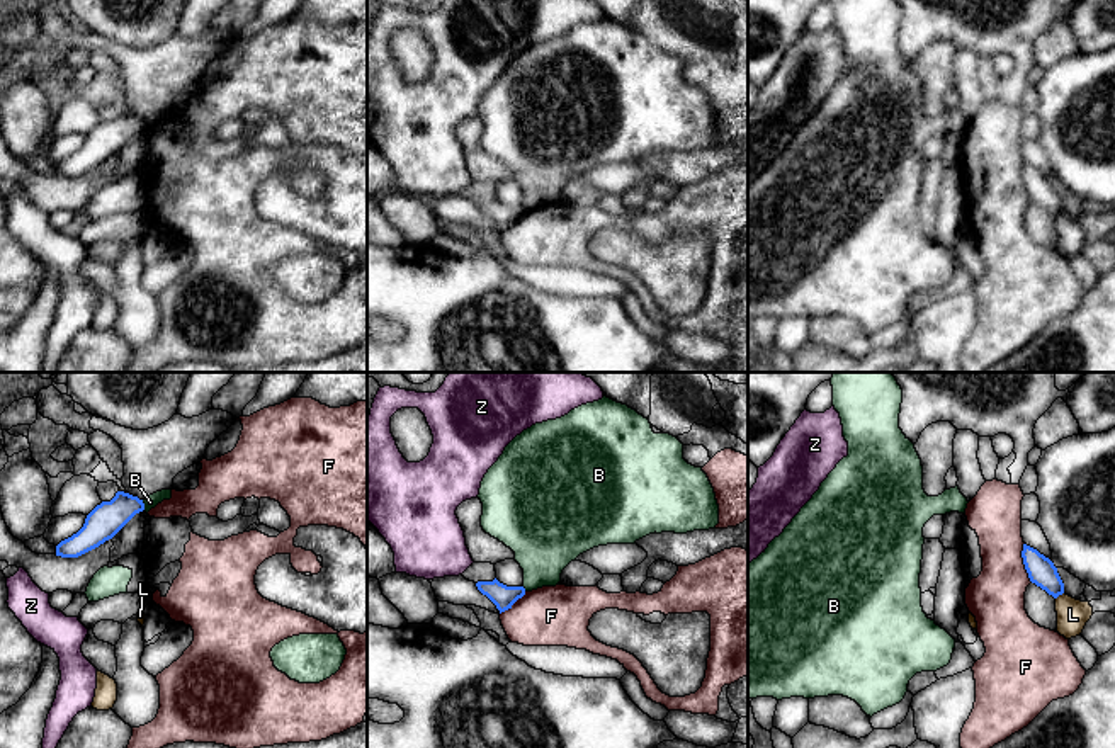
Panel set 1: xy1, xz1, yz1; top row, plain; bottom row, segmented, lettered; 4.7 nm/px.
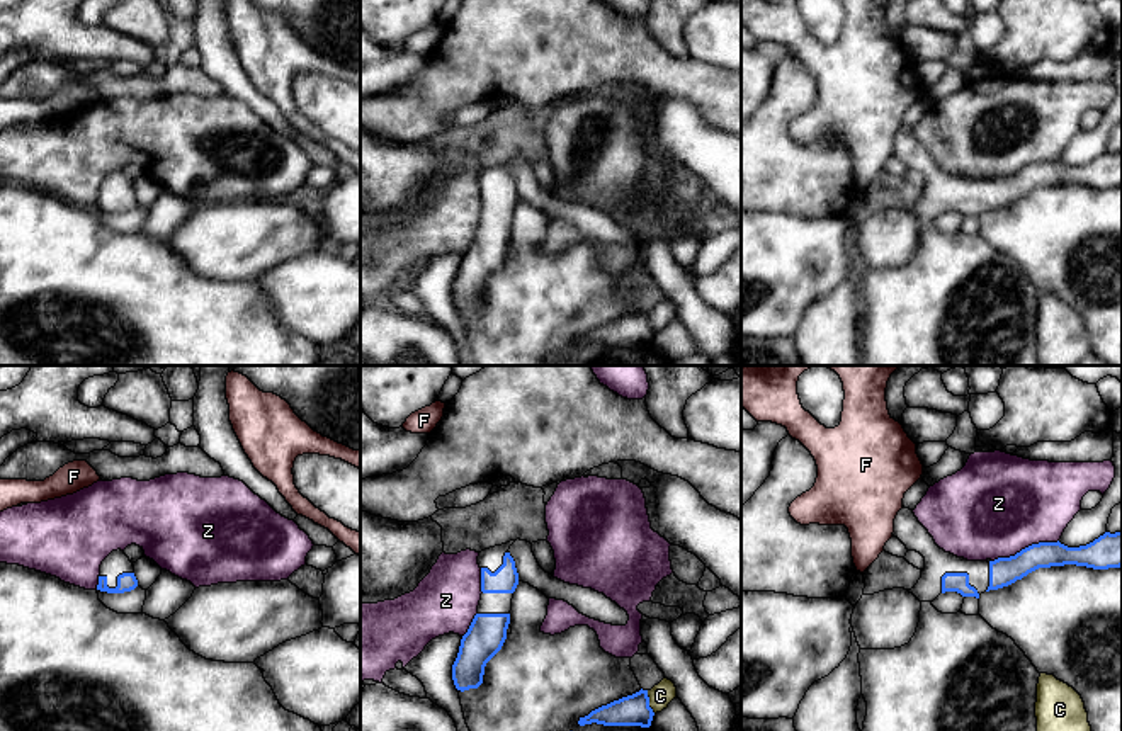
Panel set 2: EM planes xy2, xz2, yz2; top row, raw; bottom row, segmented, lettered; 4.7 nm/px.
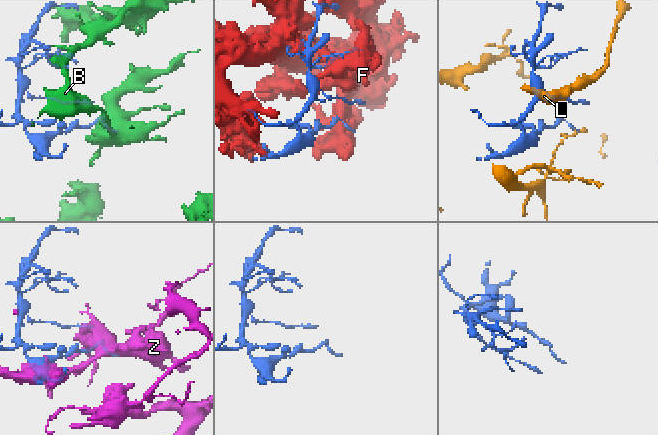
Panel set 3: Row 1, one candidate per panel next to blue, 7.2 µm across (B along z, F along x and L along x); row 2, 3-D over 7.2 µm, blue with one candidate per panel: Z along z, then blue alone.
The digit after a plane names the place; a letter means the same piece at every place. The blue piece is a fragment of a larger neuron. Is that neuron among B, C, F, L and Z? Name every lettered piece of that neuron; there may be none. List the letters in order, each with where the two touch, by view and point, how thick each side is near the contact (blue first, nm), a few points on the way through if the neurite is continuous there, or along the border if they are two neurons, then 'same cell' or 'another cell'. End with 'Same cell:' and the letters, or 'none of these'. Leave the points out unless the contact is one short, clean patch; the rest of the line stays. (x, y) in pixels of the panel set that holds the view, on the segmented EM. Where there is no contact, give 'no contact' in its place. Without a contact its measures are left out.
B: meets blue in xy1 at (143, 505); 160 nm thick on the blue side, 70 nm on the other; another cell
C: meets blue in xz2 at (648, 702); 150 nm thick on the blue side, 110 nm on the other; border along xz2 (646, 691), (650, 708), (655, 713); another cell
F: meets blue in yz1 at (1024, 563); 130 nm thick on the blue side, 280 nm on the other; another cell
L: meets blue in yz1 at (1059, 594); 130 nm thick on the blue side, 150 nm on the other; border along yz1 (1063, 592), (1056, 599); another cell
Z: meets blue in yz2 at (1025, 548); 140 nm thick on the blue side, 480 nm on the other; another cell
Same cell: none of these

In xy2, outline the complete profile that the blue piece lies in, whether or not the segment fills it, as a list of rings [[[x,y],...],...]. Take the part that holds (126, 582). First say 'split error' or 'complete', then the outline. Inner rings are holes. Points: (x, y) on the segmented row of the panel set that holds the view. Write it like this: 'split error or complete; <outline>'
split error; [[[112,551],[100,564],[97,590],[107,593],[124,593],[138,586],[134,566],[124,551]]]

